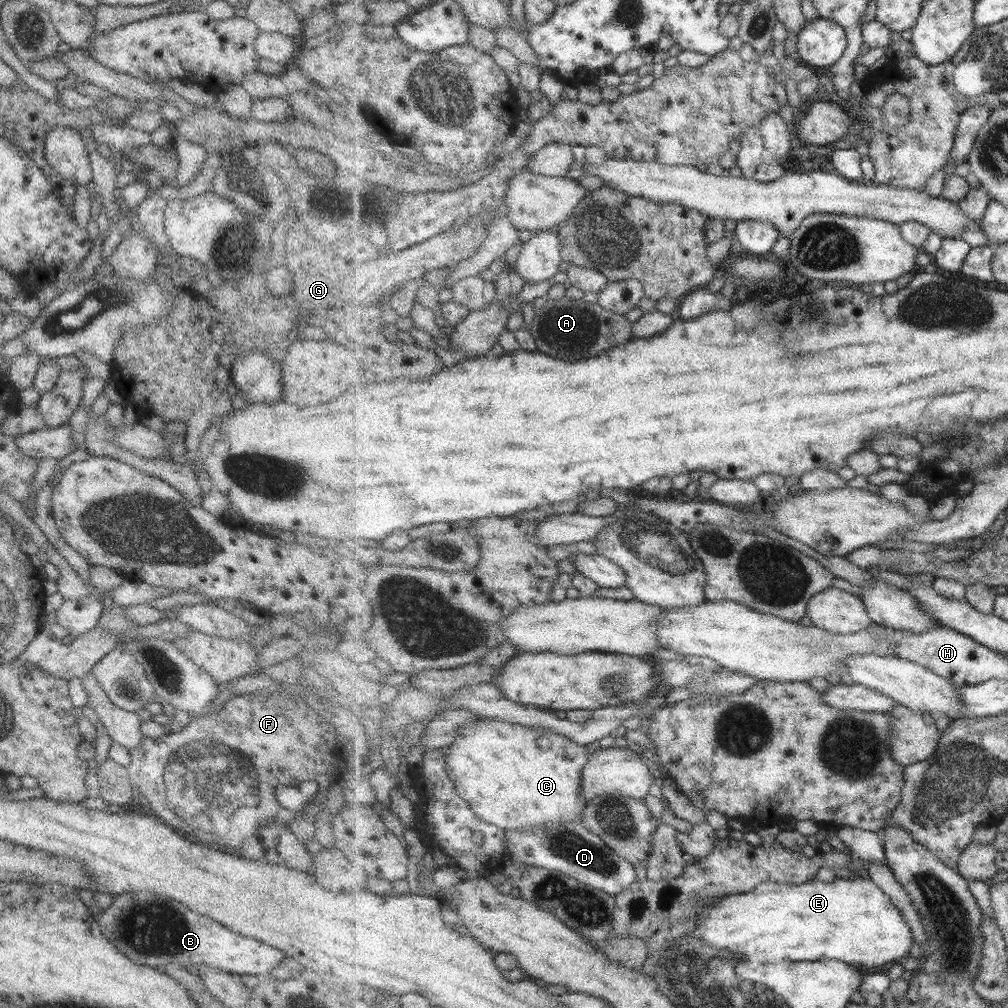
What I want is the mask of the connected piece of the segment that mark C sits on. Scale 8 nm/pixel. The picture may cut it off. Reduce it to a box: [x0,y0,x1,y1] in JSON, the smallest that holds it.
[446,718,590,831]

